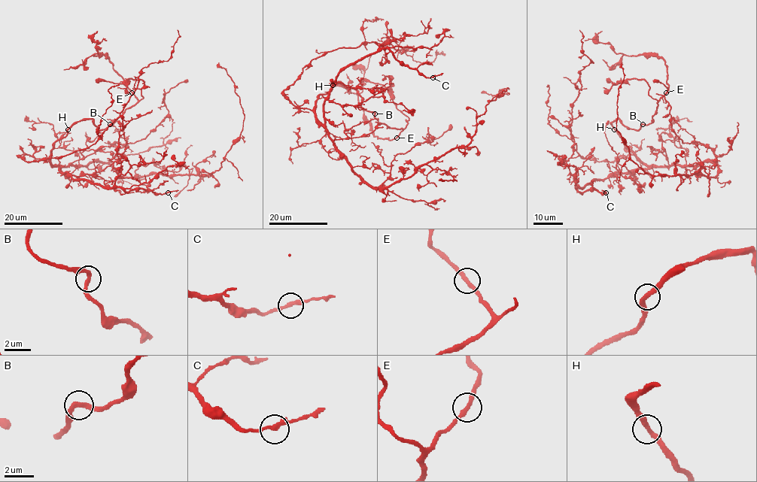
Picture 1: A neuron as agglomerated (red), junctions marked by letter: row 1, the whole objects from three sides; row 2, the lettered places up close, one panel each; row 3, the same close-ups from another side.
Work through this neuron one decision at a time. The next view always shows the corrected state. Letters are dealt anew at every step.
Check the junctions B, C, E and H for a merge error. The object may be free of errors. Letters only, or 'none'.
none

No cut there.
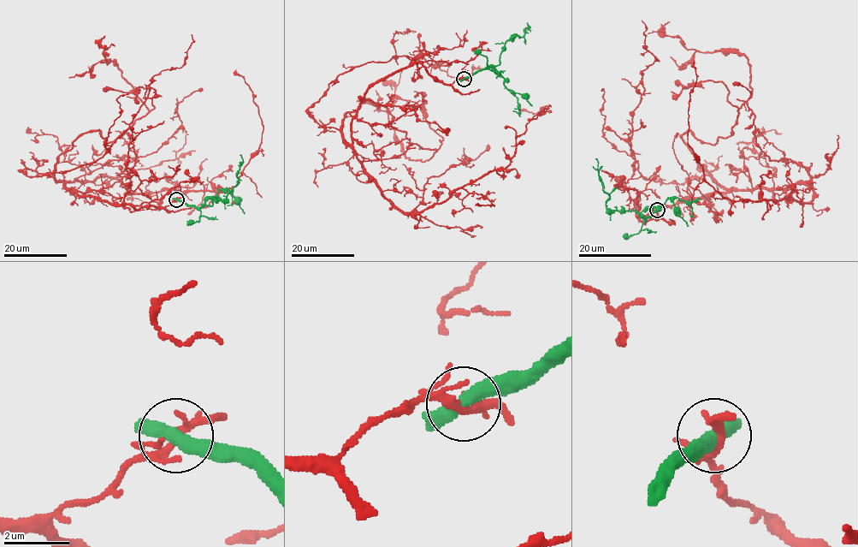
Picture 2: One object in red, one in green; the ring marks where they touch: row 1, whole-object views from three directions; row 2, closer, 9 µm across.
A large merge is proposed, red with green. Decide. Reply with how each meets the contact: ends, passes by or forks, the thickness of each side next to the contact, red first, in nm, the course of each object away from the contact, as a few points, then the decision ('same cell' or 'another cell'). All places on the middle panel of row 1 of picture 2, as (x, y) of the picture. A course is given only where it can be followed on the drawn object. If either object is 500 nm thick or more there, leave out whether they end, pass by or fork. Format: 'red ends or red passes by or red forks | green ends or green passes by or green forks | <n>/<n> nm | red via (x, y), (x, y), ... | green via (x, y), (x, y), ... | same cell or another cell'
red forks | green passes by | 220/400 nm | red via (464, 80), (411, 62), (352, 121), (361, 167), (406, 214), (504, 169), (550, 106), (523, 110) | green via (464, 79), (498, 65), (505, 44), (515, 34), (522, 37), (524, 30), (530, 27), (527, 25) | another cell

